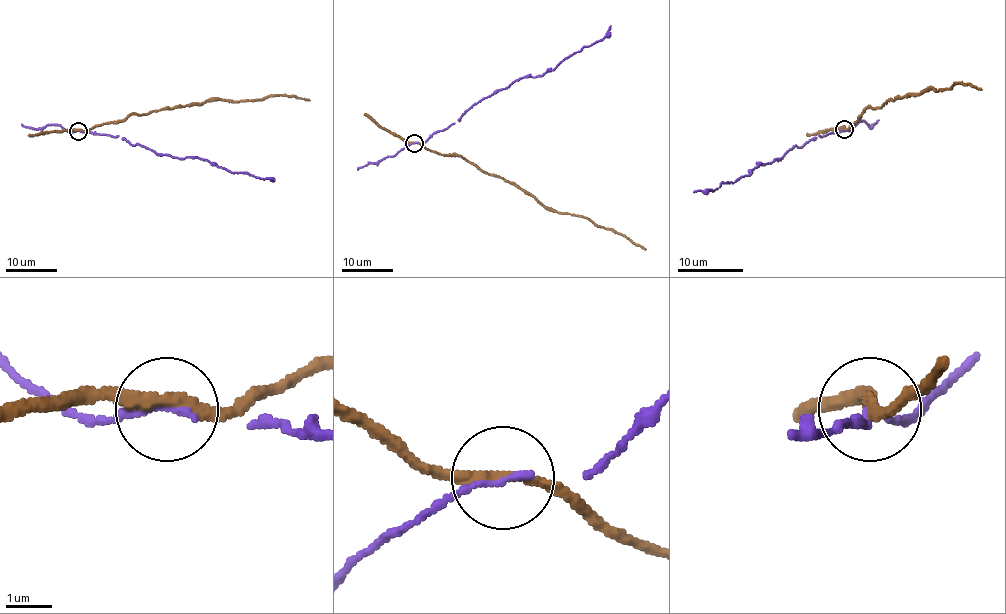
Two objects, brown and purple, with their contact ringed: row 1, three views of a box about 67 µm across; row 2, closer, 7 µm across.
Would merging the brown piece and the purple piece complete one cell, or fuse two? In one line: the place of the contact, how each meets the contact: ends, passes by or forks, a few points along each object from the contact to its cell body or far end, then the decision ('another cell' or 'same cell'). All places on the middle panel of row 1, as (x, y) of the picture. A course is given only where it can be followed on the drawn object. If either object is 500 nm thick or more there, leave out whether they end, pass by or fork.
place (414, 143); brown passes by; purple ends; course brown (414, 143), (441, 154), (460, 154), (488, 174), (514, 183), (546, 207), (587, 217), (646, 249); course purple (414, 143), (445, 130), (474, 105), (515, 80), (551, 71), (600, 41), (610, 25); another cell

